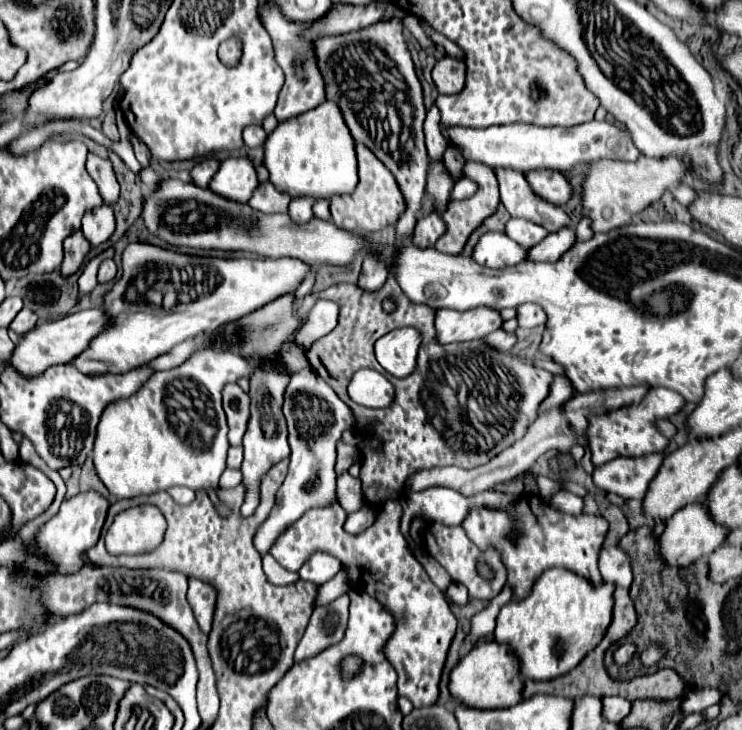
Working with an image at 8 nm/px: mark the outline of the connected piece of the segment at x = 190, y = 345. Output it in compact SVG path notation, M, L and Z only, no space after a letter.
M293 292L283 294L275 300L271 300L269 304L261 306L259 310L243 316L237 322L219 326L215 332L211 334L199 334L187 342L183 342L181 346L175 346L175 350L171 350L171 354L163 354L163 358L155 358L155 362L151 362L153 370L171 370L181 366L183 362L187 362L195 352L199 350L207 350L215 344L217 338L223 338L227 334L237 334L239 342L237 346L229 346L229 350L237 350L243 358L253 358L257 360L257 368L255 374L249 380L249 398L251 398L251 418L247 424L247 432L243 436L243 448L245 448L245 458L243 458L243 484L247 488L245 494L245 504L241 506L241 514L243 516L251 516L255 512L255 506L259 504L259 478L277 462L281 462L283 458L289 456L289 444L287 444L287 426L285 426L285 416L281 412L281 404L283 404L283 392L291 380L291 374L279 366L279 354L283 344L295 342L295 334L299 332L301 324L299 318L295 316L297 312L297 302Z

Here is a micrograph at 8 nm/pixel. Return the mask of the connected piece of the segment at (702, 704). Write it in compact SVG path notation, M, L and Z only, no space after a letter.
M699 688L699 690L691 690L685 694L683 700L683 714L693 714L693 712L703 712L705 708L709 708L711 704L717 704L721 700L721 692L715 688Z

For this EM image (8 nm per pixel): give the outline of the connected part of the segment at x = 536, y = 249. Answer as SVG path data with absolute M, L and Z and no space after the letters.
M563 228L559 232L551 232L543 242L531 248L529 260L539 262L557 262L571 246L575 244L575 230Z

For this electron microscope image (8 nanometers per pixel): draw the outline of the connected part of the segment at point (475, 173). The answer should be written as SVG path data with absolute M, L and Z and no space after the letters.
M465 162L465 168L463 168L463 176L467 176L469 180L473 180L477 184L477 192L467 198L467 200L459 200L459 202L451 202L453 206L447 208L447 214L443 214L443 220L447 224L447 234L443 238L439 238L439 242L435 244L435 248L443 254L461 254L471 232L483 224L485 218L489 218L491 214L495 214L497 206L499 206L499 188L497 188L497 178L495 178L495 172L481 164L481 162Z

